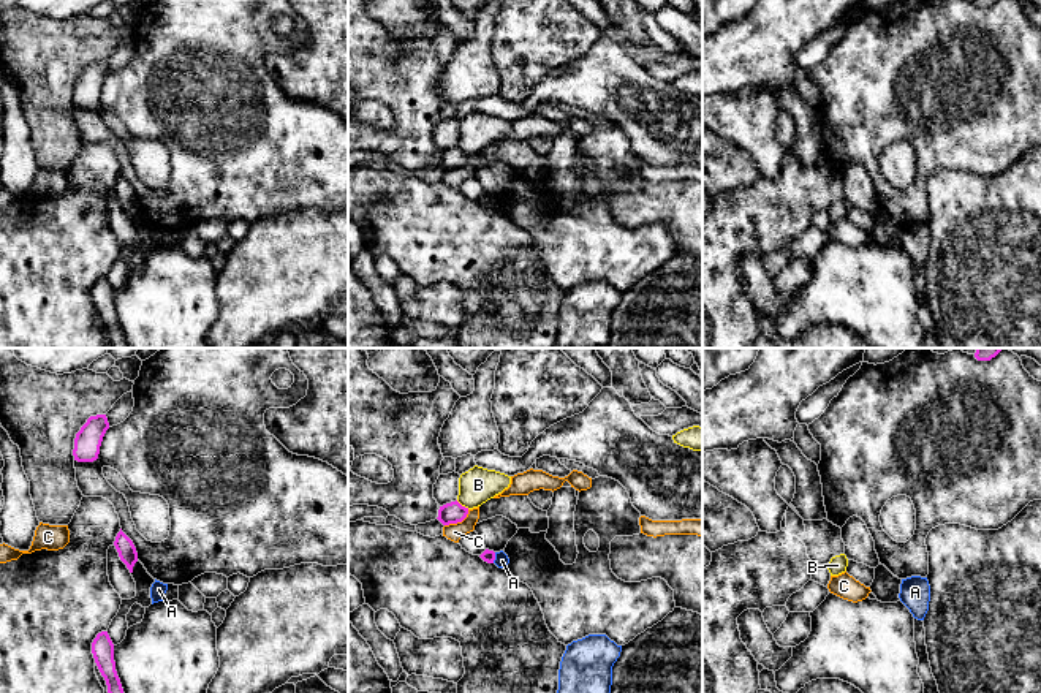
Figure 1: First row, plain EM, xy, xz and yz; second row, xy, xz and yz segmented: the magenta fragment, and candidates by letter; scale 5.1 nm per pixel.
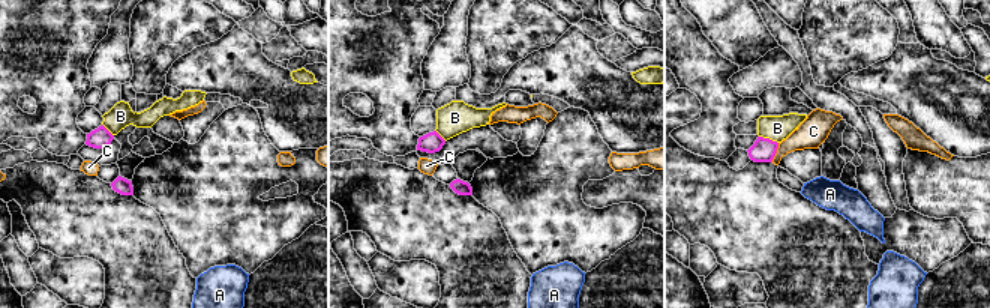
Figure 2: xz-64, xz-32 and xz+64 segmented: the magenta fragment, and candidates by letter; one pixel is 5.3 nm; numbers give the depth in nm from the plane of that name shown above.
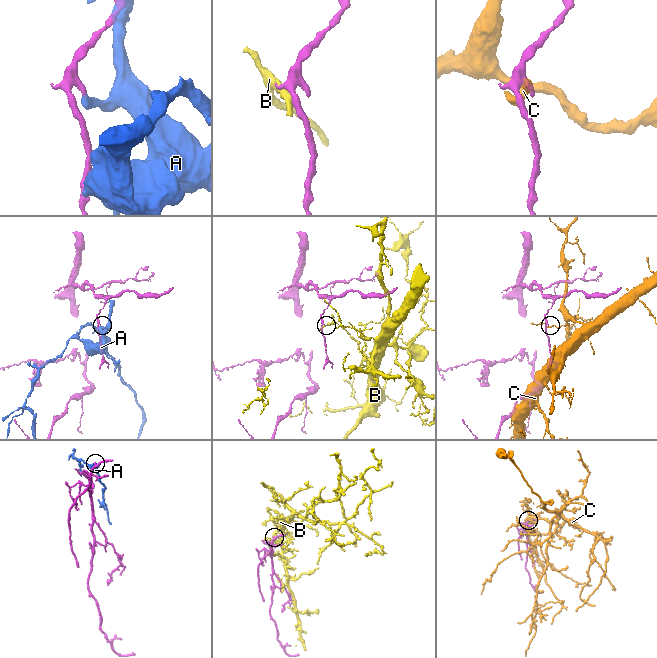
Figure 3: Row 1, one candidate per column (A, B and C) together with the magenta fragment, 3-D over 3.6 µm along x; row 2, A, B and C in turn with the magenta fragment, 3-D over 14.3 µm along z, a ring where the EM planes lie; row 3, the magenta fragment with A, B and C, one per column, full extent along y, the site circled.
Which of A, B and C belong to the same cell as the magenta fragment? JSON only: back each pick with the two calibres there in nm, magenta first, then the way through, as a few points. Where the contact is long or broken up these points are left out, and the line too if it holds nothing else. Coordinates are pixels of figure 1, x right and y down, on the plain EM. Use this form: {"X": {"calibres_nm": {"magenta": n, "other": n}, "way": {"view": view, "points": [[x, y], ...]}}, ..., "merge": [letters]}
{"merge": []}

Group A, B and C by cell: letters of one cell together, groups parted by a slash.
A / B / C

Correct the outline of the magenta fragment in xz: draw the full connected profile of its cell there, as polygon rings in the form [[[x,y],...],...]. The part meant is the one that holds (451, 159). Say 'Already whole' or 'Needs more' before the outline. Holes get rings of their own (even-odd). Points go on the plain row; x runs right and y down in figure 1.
Already whole. [[[457,146],[440,152],[438,166],[443,171],[462,168],[468,160],[468,153],[462,152]]]

